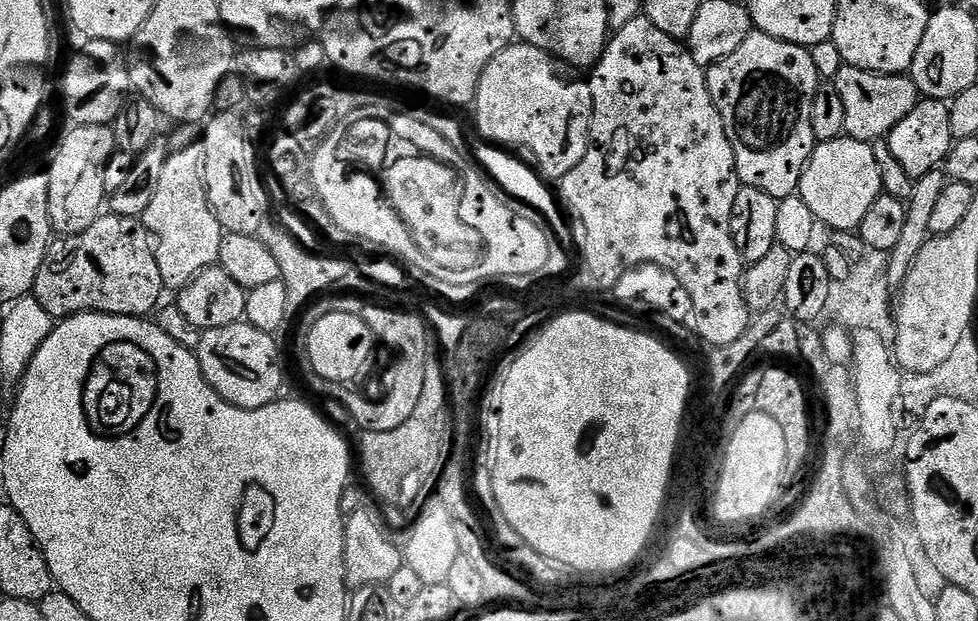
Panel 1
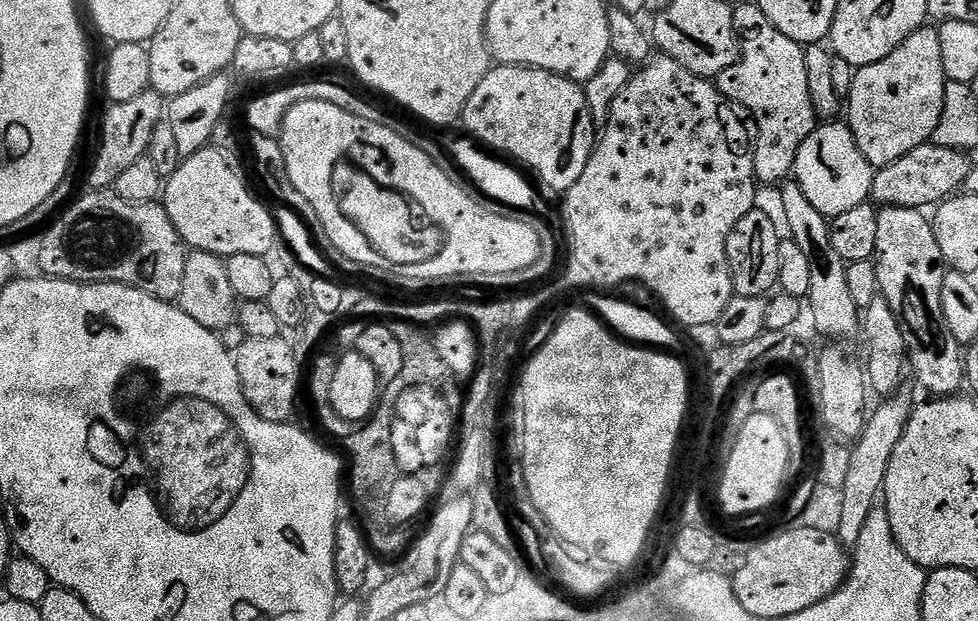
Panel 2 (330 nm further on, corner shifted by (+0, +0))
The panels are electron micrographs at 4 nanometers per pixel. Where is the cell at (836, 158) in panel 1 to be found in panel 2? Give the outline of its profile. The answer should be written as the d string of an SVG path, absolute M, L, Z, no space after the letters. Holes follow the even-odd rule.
M824 122L817 126L810 138L802 142L794 169L795 183L806 190L806 198L810 198L814 210L829 218L865 203L872 195L873 175L872 164L866 162L854 134L844 122Z

